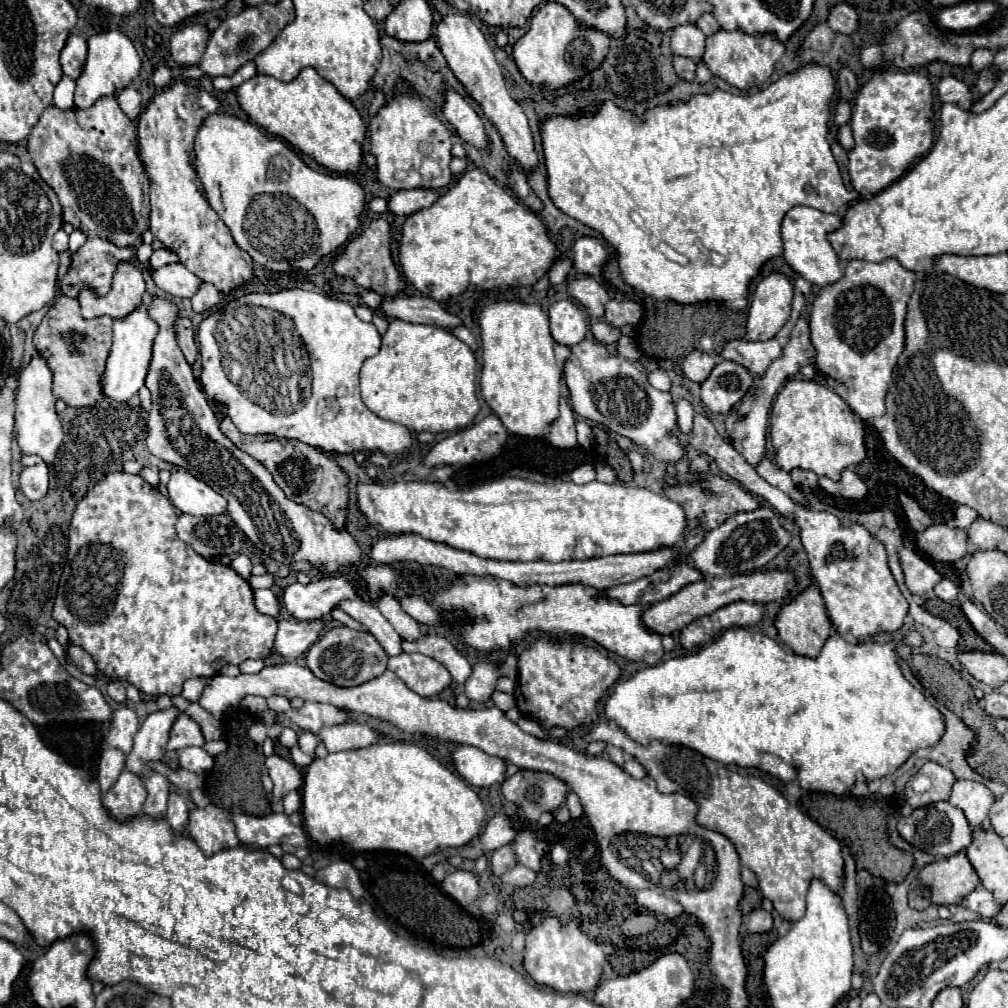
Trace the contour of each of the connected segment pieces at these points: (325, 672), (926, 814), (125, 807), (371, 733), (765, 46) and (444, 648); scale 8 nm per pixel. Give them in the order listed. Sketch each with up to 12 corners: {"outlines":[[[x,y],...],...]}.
{"outlines":[[[336,625],[306,653],[308,669],[338,687],[386,671],[370,635]],[[948,801],[898,821],[910,845],[938,859],[972,841],[966,817]],[[124,769],[102,797],[110,815],[126,821],[146,801],[142,777]],[[360,721],[324,727],[330,753],[368,747],[378,731]],[[718,31],[702,61],[738,89],[770,79],[784,55],[772,35]],[[440,635],[402,639],[404,653],[422,653],[442,663],[456,683],[470,675],[470,663]]]}

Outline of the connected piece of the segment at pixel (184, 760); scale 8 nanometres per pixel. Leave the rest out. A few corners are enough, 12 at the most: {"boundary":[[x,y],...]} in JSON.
{"boundary":[[202,747],[178,751],[182,769],[206,773],[214,757]]}

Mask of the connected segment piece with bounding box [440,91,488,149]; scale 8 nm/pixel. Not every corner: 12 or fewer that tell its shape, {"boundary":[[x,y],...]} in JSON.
{"boundary":[[446,91],[440,111],[460,139],[486,149],[482,119],[464,97]]}

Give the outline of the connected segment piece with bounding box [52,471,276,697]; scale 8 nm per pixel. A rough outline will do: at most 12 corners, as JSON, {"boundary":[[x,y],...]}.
{"boundary":[[108,473],[54,619],[110,679],[180,695],[276,621],[176,507]]}

